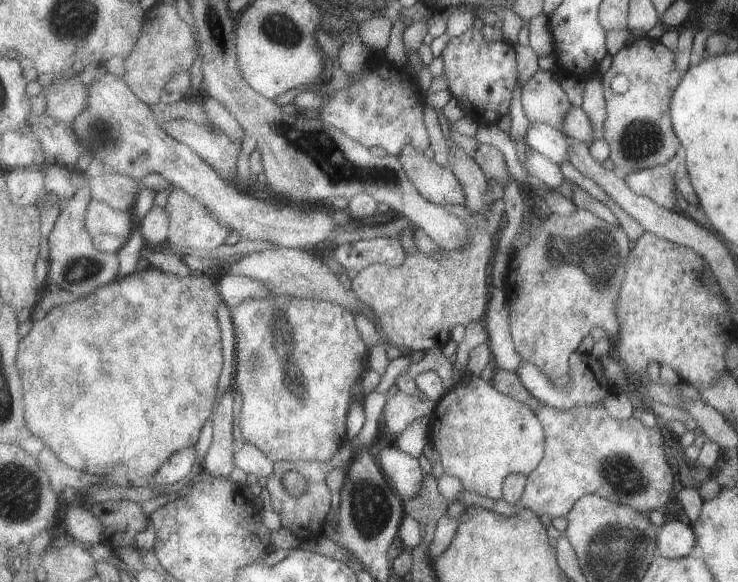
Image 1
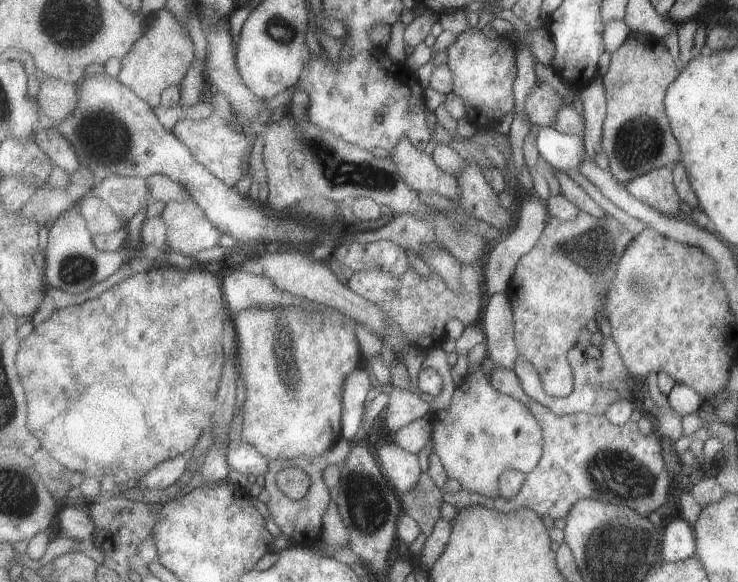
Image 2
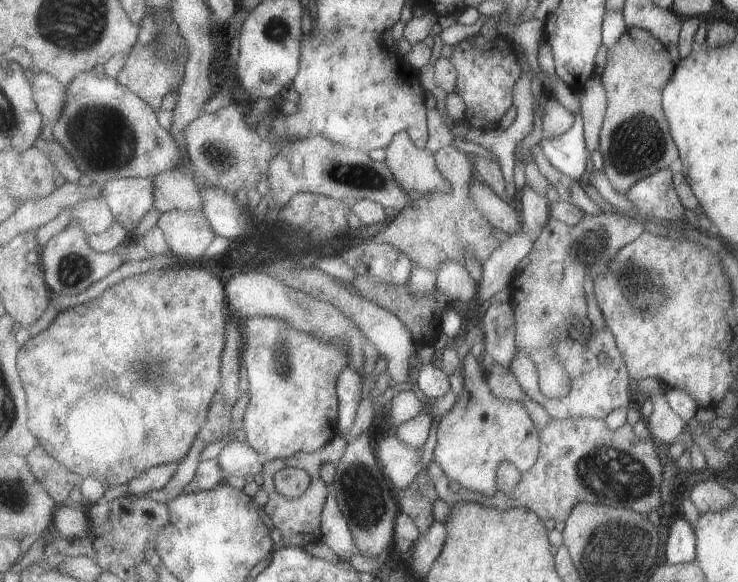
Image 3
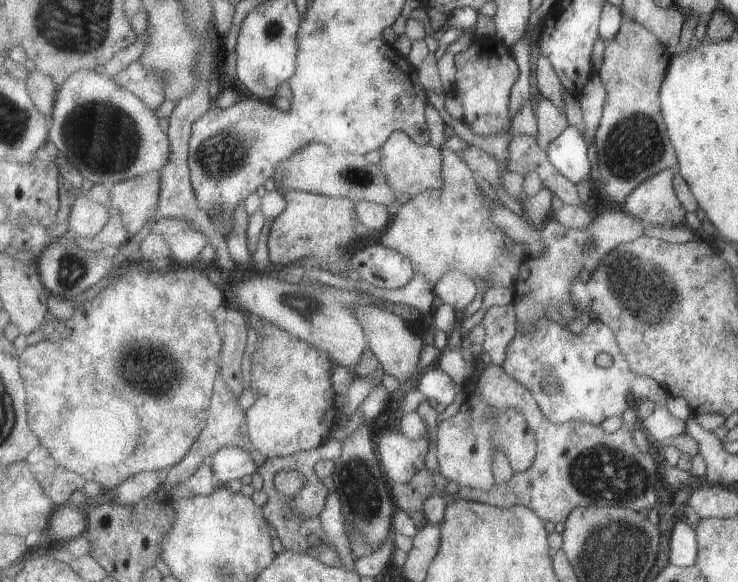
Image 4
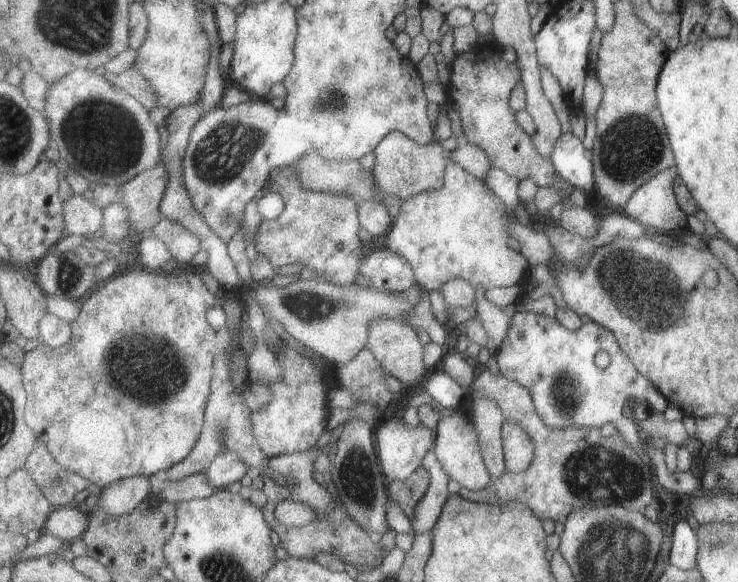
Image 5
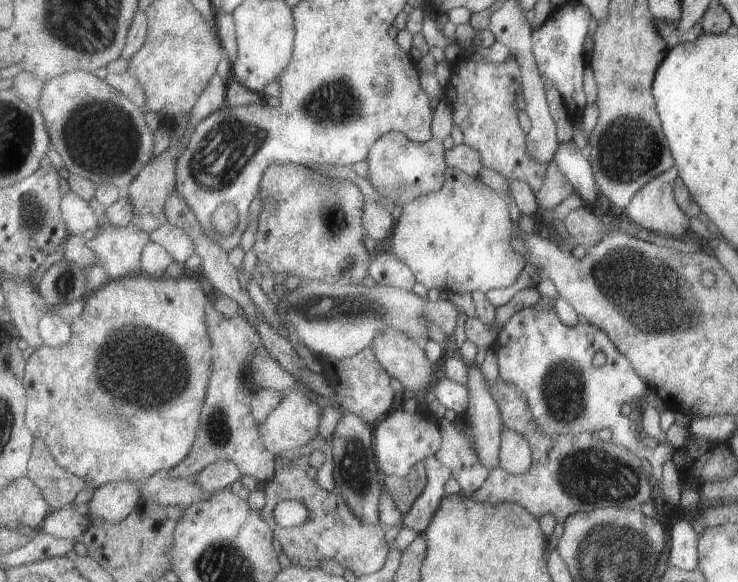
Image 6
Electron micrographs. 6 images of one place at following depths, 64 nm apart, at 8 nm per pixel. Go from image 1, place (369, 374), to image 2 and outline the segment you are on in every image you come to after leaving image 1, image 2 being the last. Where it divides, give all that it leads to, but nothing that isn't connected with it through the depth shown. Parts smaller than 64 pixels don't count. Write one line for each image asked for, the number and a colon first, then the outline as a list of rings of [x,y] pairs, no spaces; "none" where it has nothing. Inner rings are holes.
2: [[[355,368],[347,378],[343,380],[343,416],[341,416],[341,438],[355,438],[363,416],[363,402],[371,390],[369,374],[361,368]]]

